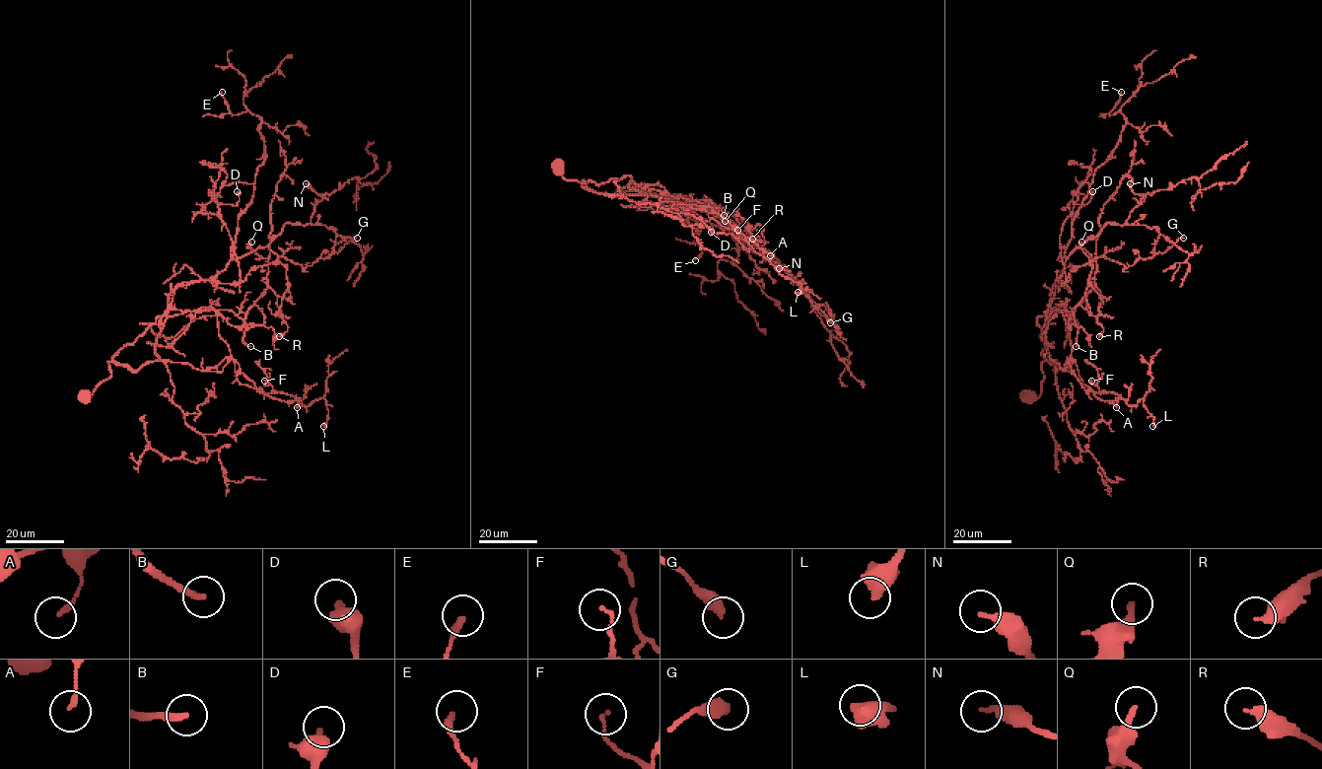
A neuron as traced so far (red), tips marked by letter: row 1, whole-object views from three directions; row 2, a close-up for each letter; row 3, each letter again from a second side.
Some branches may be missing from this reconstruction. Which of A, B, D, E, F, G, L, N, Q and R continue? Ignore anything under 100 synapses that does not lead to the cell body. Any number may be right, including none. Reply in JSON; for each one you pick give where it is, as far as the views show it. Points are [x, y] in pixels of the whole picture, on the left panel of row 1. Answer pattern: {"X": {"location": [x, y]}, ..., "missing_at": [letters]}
{"B": {"location": [250, 346]}, "missing_at": ["B"]}

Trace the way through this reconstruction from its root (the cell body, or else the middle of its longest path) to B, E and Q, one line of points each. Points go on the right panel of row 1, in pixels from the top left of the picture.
B: (1027, 395), (1040, 394), (1049, 361), (1036, 318), (1046, 323), (1067, 310), (1078, 322), (1076, 346)
E: (1027, 395), (1040, 394), (1049, 361), (1036, 318), (1046, 323), (1073, 219), (1126, 123), (1109, 113), (1121, 92)
Q: (1027, 395), (1040, 394), (1049, 361), (1036, 318), (1071, 314), (1093, 287), (1096, 261), (1081, 242)

